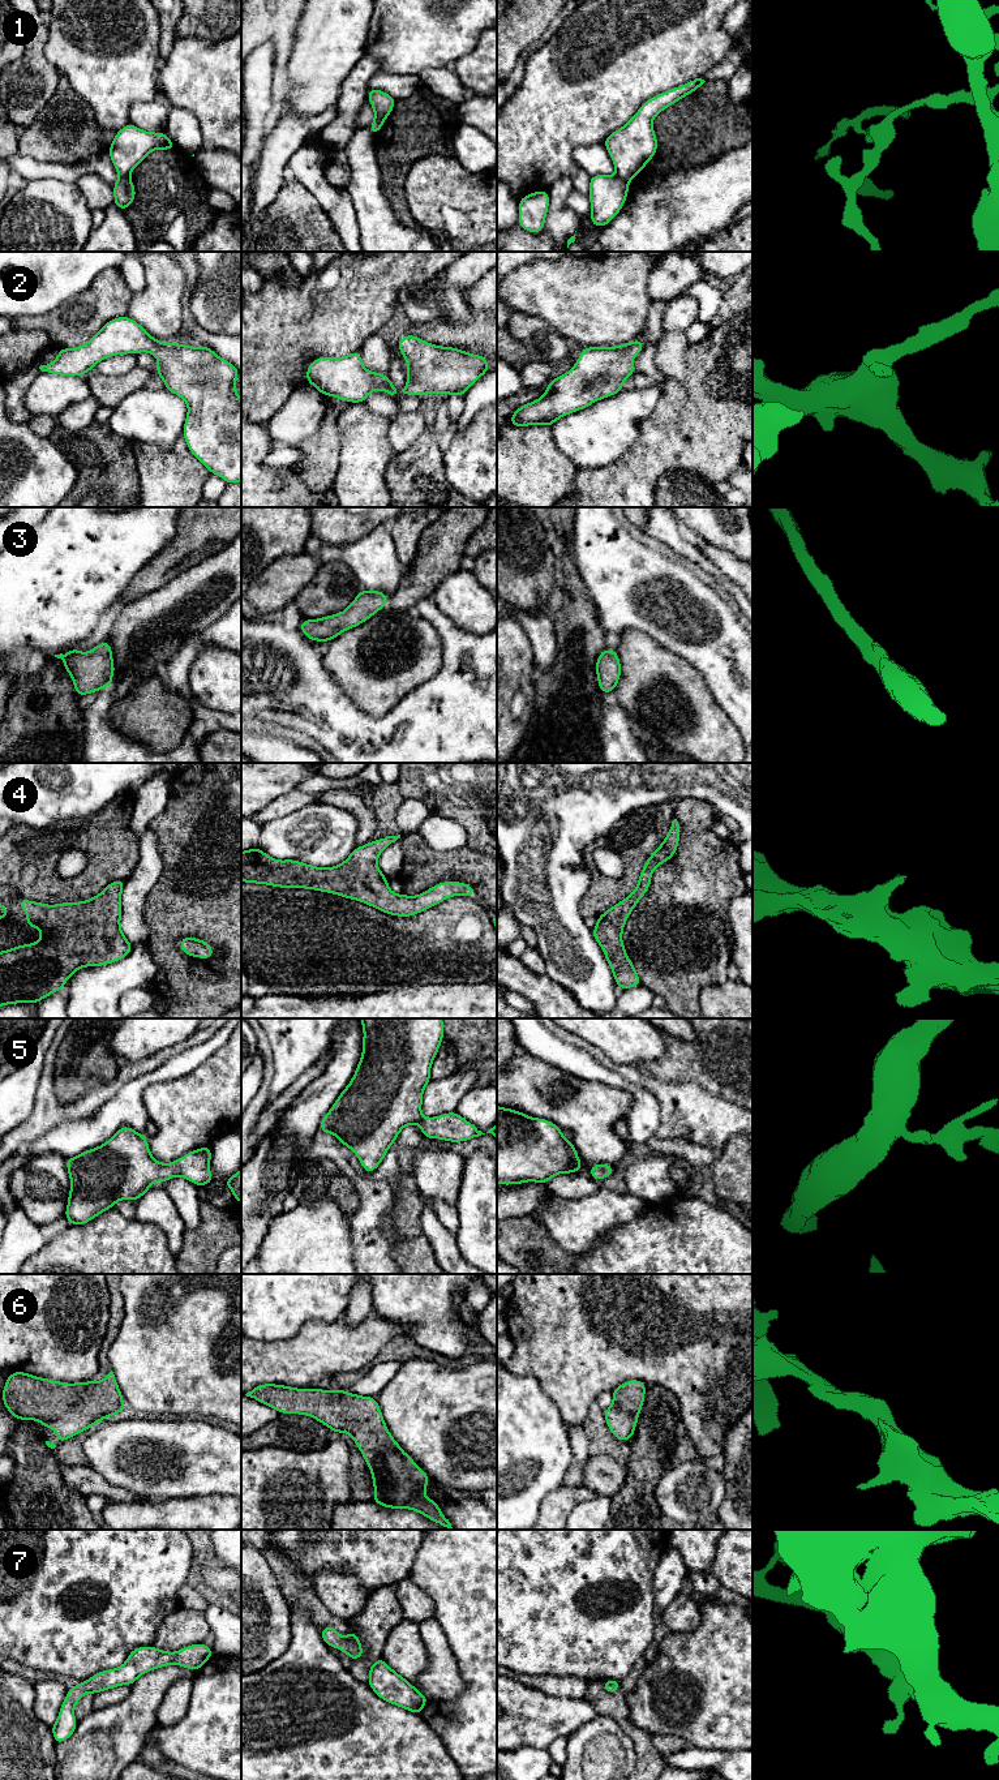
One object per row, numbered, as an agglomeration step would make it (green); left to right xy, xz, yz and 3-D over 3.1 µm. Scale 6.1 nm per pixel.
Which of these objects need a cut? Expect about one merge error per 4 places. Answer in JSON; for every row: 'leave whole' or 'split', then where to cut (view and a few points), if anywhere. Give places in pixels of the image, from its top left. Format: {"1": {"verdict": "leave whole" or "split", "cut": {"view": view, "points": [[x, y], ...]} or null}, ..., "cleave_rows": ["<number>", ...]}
{"1": {"verdict": "split", "cut": {"view": "xy", "points": [[128, 175], [119, 179]]}}, "2": {"verdict": "leave whole", "cut": null}, "3": {"verdict": "leave whole", "cut": null}, "4": {"verdict": "leave whole", "cut": null}, "5": {"verdict": "leave whole", "cut": null}, "6": {"verdict": "leave whole", "cut": null}, "7": {"verdict": "leave whole", "cut": null}, "cleave_rows": ["1"]}

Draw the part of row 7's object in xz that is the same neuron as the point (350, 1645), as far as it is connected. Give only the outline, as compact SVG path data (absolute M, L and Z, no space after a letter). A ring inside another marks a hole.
M326 1626L320 1634L326 1644L339 1648L342 1652L347 1654L352 1661L364 1656L363 1646L356 1633L348 1631L348 1635L342 1638L334 1626Z

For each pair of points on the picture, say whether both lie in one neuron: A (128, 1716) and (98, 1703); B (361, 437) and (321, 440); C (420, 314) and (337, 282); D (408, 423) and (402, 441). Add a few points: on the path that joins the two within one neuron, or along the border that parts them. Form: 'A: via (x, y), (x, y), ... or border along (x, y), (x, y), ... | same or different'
A: border along (131, 1689), (123, 1699), (94, 1710) | different
B: border along (344, 408), (338, 416), (338, 470) | different
C: border along (423, 283), (403, 286), (398, 292), (397, 301) | different
D: via (407, 427), (402, 437) | same

